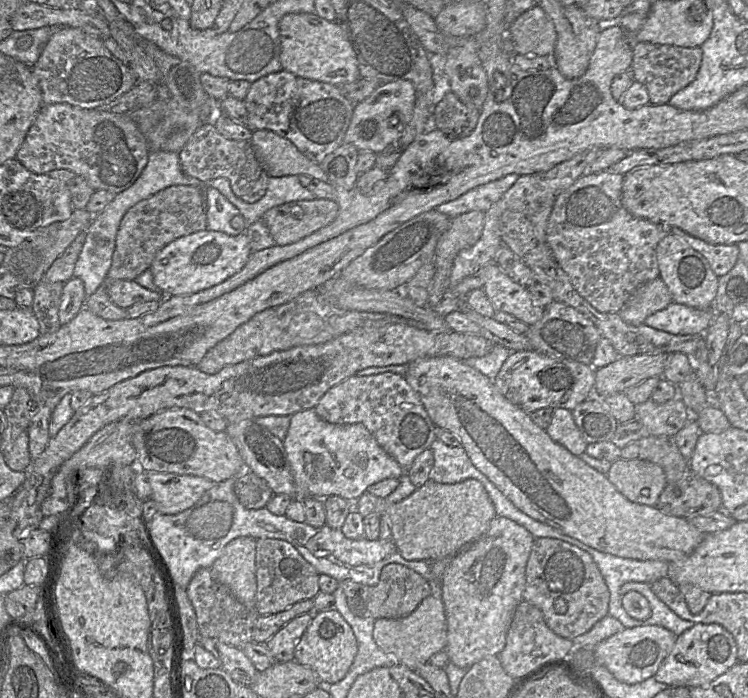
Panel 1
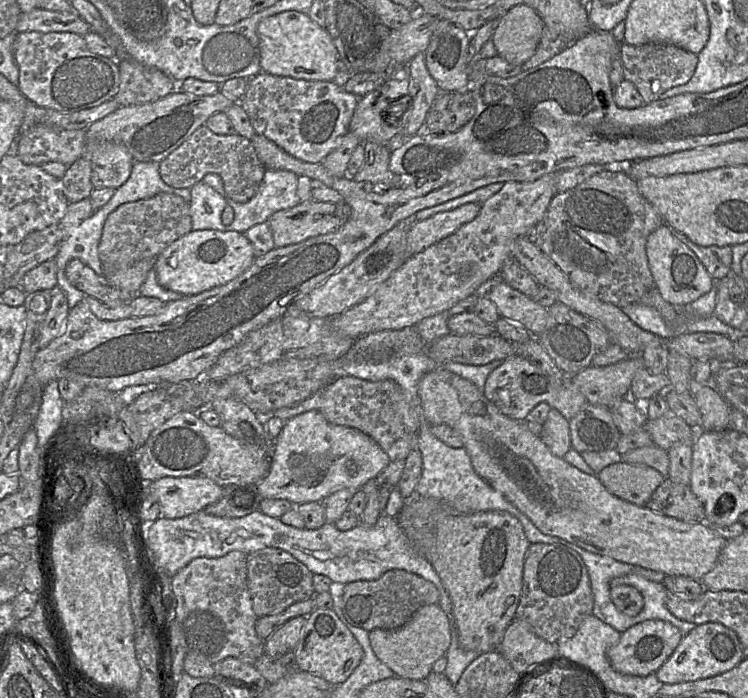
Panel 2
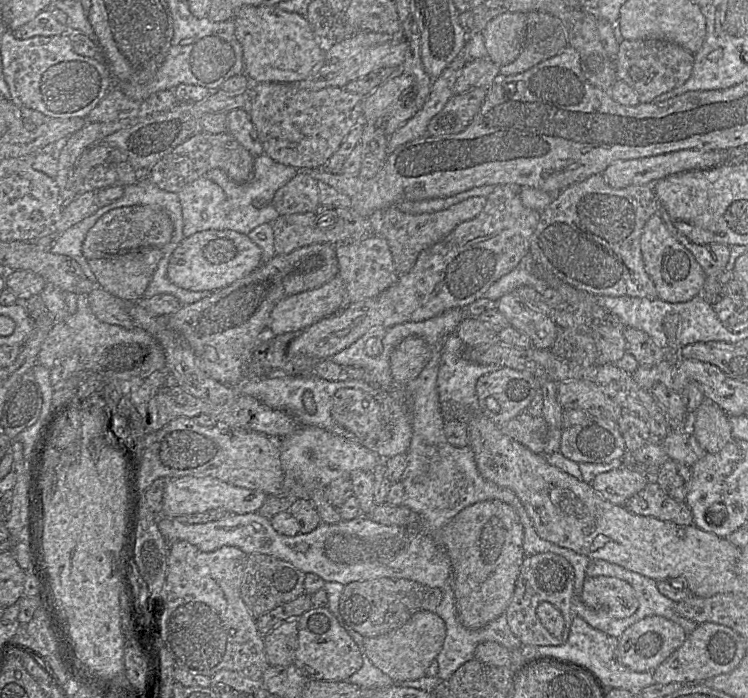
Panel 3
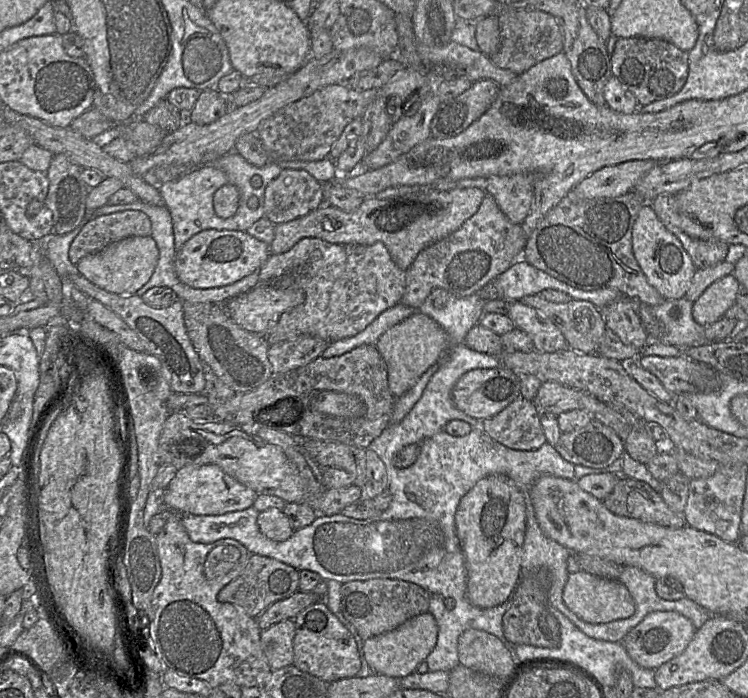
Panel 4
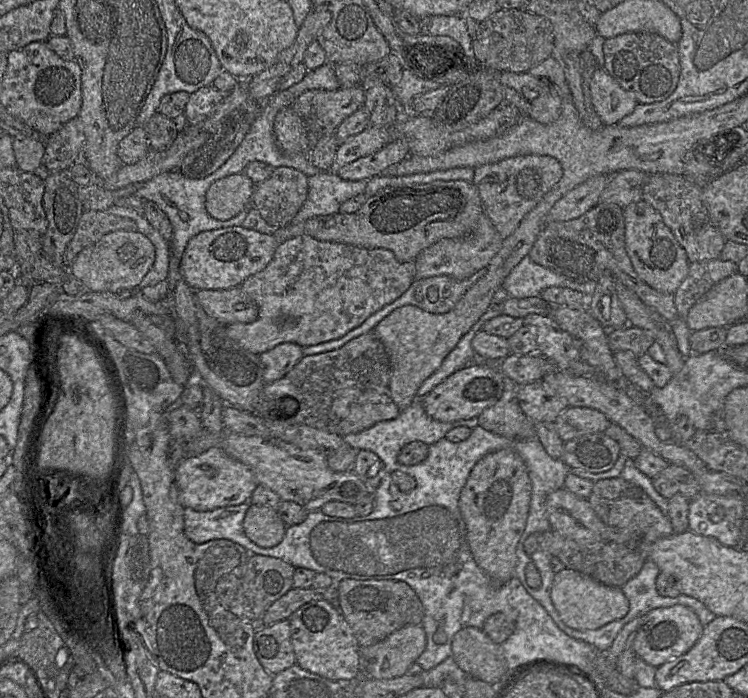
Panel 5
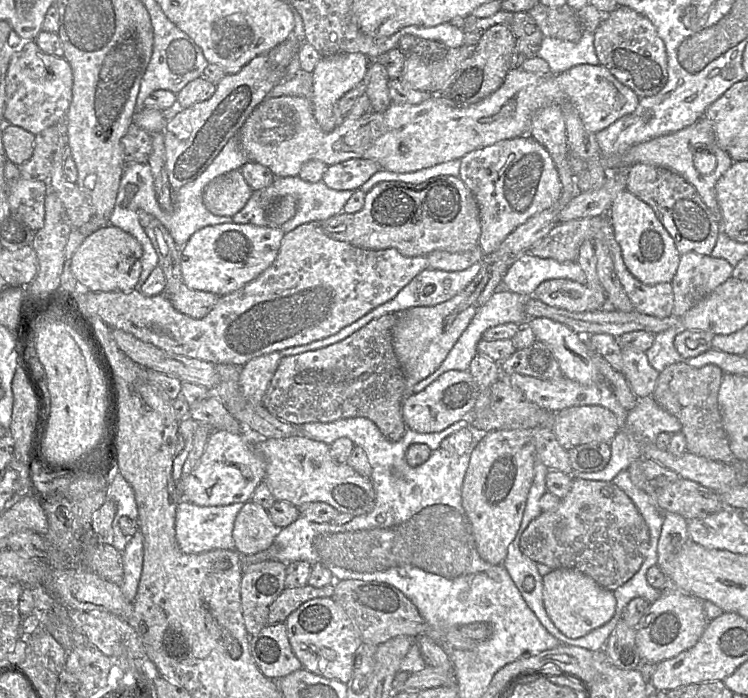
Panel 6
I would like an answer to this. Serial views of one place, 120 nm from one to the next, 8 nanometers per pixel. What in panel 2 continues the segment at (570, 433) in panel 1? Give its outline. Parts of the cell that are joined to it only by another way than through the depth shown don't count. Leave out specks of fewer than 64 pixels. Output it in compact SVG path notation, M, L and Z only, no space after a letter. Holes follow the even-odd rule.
M551 408L539 437L553 455L563 458L571 449L569 420L557 409Z

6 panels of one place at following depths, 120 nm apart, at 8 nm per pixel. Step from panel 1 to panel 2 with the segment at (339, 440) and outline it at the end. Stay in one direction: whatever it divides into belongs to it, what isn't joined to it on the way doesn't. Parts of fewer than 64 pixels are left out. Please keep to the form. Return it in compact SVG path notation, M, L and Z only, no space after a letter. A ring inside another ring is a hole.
M310 410L285 421L275 439L270 470L257 483L257 487L263 499L286 499L293 505L321 502L341 489L360 490L369 480L375 479L390 461L388 455L370 436L355 428L333 424L320 411Z

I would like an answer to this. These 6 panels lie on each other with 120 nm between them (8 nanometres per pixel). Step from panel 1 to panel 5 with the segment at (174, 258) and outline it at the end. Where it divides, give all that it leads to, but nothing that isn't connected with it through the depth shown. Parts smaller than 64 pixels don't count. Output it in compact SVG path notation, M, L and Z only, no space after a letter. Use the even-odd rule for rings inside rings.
M242 226L204 231L189 240L180 261L180 272L194 291L238 288L269 264L278 246L274 235Z

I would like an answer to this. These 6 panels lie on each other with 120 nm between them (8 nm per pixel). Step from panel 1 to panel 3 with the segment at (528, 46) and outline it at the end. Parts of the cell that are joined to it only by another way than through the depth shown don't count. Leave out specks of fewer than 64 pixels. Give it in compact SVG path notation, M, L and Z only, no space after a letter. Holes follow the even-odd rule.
M523 12L504 13L488 22L481 32L488 59L503 66L519 56L525 36L526 17Z

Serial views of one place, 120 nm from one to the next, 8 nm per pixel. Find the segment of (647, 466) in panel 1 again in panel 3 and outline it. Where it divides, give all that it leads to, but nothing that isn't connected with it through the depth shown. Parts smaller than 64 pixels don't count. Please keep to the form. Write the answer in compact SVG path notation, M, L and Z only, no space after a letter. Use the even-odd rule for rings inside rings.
M620 467L598 474L590 483L605 500L625 505L633 495L645 488L650 480L629 467Z

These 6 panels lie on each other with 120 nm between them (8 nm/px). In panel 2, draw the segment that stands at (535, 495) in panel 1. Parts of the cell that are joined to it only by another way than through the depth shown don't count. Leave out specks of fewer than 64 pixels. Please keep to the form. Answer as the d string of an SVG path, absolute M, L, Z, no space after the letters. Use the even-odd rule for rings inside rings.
M436 367L434 370L425 374L418 384L418 395L422 407L423 415L426 420L435 425L448 425L454 429L463 440L463 447L465 448L471 464L475 472L485 480L492 488L501 493L509 502L511 502L518 510L526 515L531 522L543 534L559 537L565 539L577 546L602 556L608 556L616 561L641 566L643 568L662 572L666 576L687 576L694 580L700 581L701 578L714 567L720 552L724 548L727 540L715 532L707 523L699 522L685 522L673 517L665 516L654 512L646 506L637 506L626 500L623 500L611 494L600 482L596 474L589 475L573 465L566 462L563 458L557 457L551 453L549 448L543 443L539 435L533 434L522 420L515 420L504 415L500 409L491 401L489 401L480 391L476 385L467 379L464 379L456 374L449 372L442 367Z

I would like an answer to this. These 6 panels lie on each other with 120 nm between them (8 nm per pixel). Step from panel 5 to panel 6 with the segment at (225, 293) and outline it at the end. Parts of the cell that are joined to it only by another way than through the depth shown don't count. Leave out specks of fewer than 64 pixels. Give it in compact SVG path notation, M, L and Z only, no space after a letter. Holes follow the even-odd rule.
M183 283L179 290L169 298L178 312L194 319L206 317L219 299L215 294L192 290Z

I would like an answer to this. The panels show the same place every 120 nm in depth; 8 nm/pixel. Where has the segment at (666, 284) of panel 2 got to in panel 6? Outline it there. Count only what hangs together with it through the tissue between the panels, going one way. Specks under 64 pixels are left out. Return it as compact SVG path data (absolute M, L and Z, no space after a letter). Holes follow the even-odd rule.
M627 190L621 192L609 208L614 236L621 247L623 261L631 274L646 285L671 282L679 265L675 242L654 210Z

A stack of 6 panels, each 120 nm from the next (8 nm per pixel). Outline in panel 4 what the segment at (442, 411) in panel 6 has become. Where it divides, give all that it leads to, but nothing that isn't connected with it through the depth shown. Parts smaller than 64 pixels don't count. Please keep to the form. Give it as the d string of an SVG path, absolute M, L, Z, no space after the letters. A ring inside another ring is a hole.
M504 366L490 369L474 369L462 375L452 390L455 406L477 420L493 417L521 395L517 375Z

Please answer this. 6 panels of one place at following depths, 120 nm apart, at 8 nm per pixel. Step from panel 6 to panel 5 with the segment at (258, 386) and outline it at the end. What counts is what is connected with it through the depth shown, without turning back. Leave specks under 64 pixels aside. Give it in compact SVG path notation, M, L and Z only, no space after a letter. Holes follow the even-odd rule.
M291 343L280 344L259 355L264 384L283 378L303 357L303 348Z

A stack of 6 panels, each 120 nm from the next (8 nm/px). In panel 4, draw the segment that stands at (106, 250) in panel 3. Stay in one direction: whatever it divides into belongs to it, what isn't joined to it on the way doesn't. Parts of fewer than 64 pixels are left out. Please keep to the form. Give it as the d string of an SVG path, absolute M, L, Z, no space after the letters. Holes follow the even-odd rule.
M124 210L93 217L82 227L70 245L68 255L77 264L88 254L131 236L150 236L151 221L138 210Z

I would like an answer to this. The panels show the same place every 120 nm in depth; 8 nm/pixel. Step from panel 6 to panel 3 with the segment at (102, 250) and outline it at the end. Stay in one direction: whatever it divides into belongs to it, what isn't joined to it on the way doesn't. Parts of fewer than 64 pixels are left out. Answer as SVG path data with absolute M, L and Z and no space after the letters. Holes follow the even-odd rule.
M142 247L123 254L88 260L99 286L126 302L143 297L162 257L157 247Z

